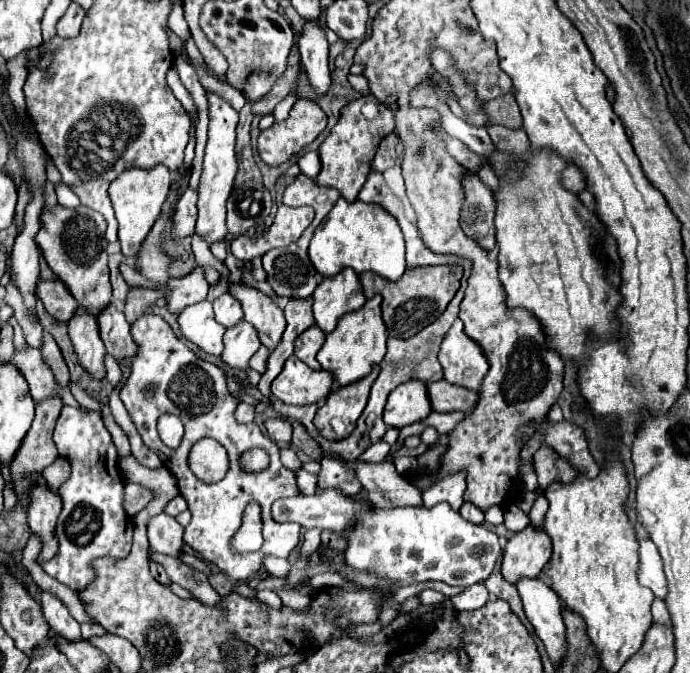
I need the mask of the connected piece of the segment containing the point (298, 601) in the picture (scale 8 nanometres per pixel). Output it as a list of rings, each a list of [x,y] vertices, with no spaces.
[[[278,589],[276,593],[282,599],[282,603],[292,607],[292,609],[304,609],[310,603],[310,595],[294,591],[294,589]]]

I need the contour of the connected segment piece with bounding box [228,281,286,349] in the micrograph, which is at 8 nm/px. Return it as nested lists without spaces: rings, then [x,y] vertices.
[[[242,281],[232,283],[228,293],[242,305],[244,319],[254,325],[262,345],[274,349],[286,327],[284,313],[276,301],[256,287],[242,287]]]

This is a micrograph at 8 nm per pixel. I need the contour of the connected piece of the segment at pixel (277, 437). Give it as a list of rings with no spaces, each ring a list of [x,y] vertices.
[[[280,417],[278,419],[266,419],[264,427],[266,427],[272,441],[288,443],[292,437],[292,425],[286,419],[280,419]]]

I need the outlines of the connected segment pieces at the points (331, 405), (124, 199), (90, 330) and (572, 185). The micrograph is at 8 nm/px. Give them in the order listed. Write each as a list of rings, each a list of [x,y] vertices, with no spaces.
[[[372,367],[370,375],[366,375],[364,379],[360,379],[360,381],[356,381],[352,385],[340,387],[340,389],[336,389],[336,391],[332,391],[328,395],[326,403],[318,409],[318,413],[314,417],[314,425],[316,425],[316,429],[320,431],[320,435],[324,439],[330,439],[330,441],[340,439],[330,427],[332,417],[340,417],[346,423],[344,437],[348,437],[354,431],[356,421],[358,421],[360,413],[364,411],[364,407],[368,403],[370,387],[372,387],[374,379],[378,377],[378,371],[380,371],[380,367]]]
[[[156,165],[152,171],[132,167],[110,183],[108,193],[110,193],[112,205],[116,211],[116,219],[118,219],[118,239],[122,245],[122,253],[128,259],[138,255],[142,241],[146,239],[152,225],[160,217],[162,205],[166,203],[166,197],[170,191],[170,183],[172,183],[172,175],[170,175],[170,171],[166,171],[164,165]]]
[[[78,305],[78,315],[74,315],[74,321],[68,323],[68,335],[72,339],[80,365],[88,373],[92,373],[94,379],[102,379],[106,375],[104,369],[106,349],[100,339],[96,315],[92,311],[86,311],[82,305]]]
[[[570,165],[566,168],[566,171],[562,173],[562,183],[568,191],[574,191],[578,193],[585,189],[586,182],[584,175],[578,171],[578,168],[574,165]]]

